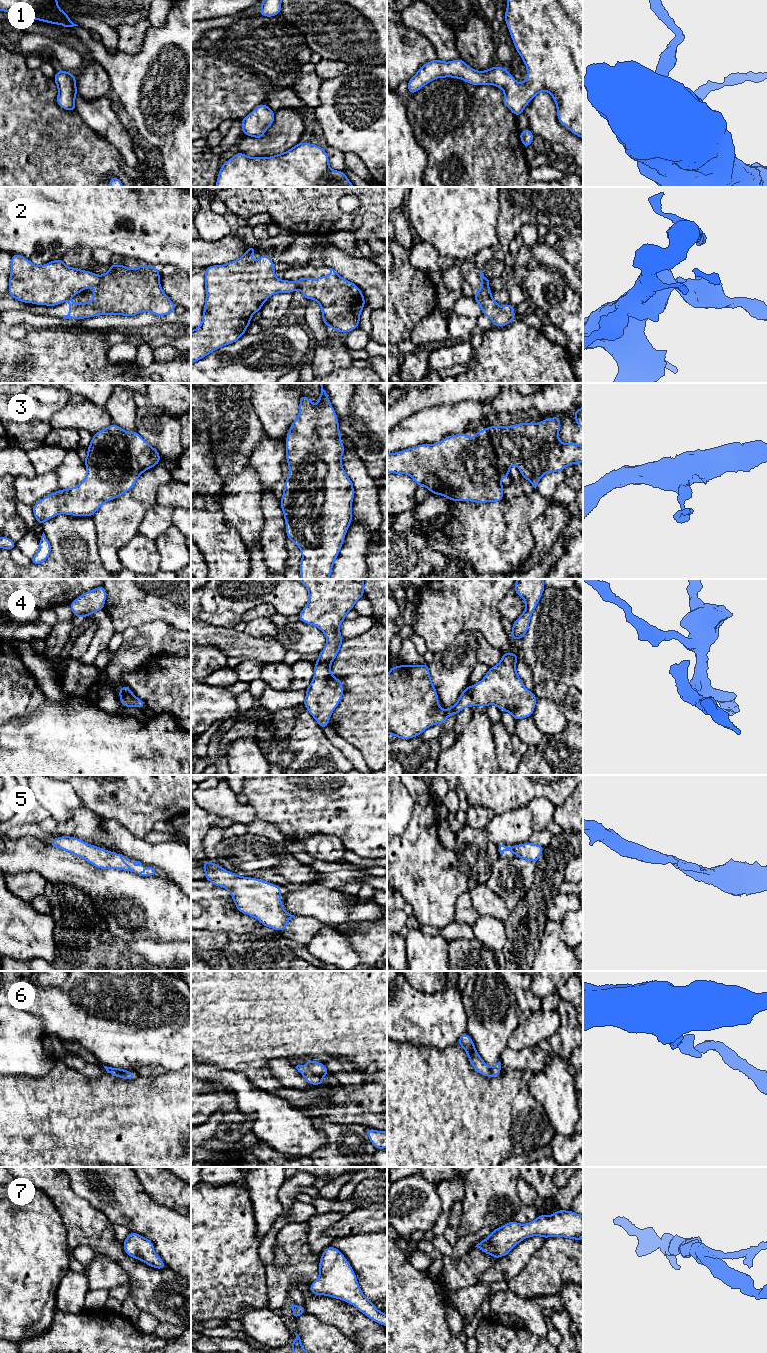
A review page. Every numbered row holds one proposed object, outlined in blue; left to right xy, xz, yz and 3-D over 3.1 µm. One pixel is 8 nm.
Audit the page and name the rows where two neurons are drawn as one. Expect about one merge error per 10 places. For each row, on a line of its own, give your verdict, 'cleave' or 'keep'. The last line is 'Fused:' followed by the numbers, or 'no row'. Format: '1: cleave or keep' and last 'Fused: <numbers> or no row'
1: keep
2: cleave
3: keep
4: keep
5: keep
6: keep
7: keep
Fused: 2

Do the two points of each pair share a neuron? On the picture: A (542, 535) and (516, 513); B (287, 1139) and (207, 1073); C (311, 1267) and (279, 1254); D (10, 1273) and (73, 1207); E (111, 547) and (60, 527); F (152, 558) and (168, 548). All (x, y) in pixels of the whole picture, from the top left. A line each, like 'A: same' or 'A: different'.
A: different
B: same
C: different
D: different
E: different
F: different

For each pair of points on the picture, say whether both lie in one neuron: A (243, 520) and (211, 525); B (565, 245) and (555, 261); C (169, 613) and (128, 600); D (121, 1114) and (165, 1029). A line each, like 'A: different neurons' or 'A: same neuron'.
A: different neurons
B: different neurons
C: same neuron
D: different neurons

